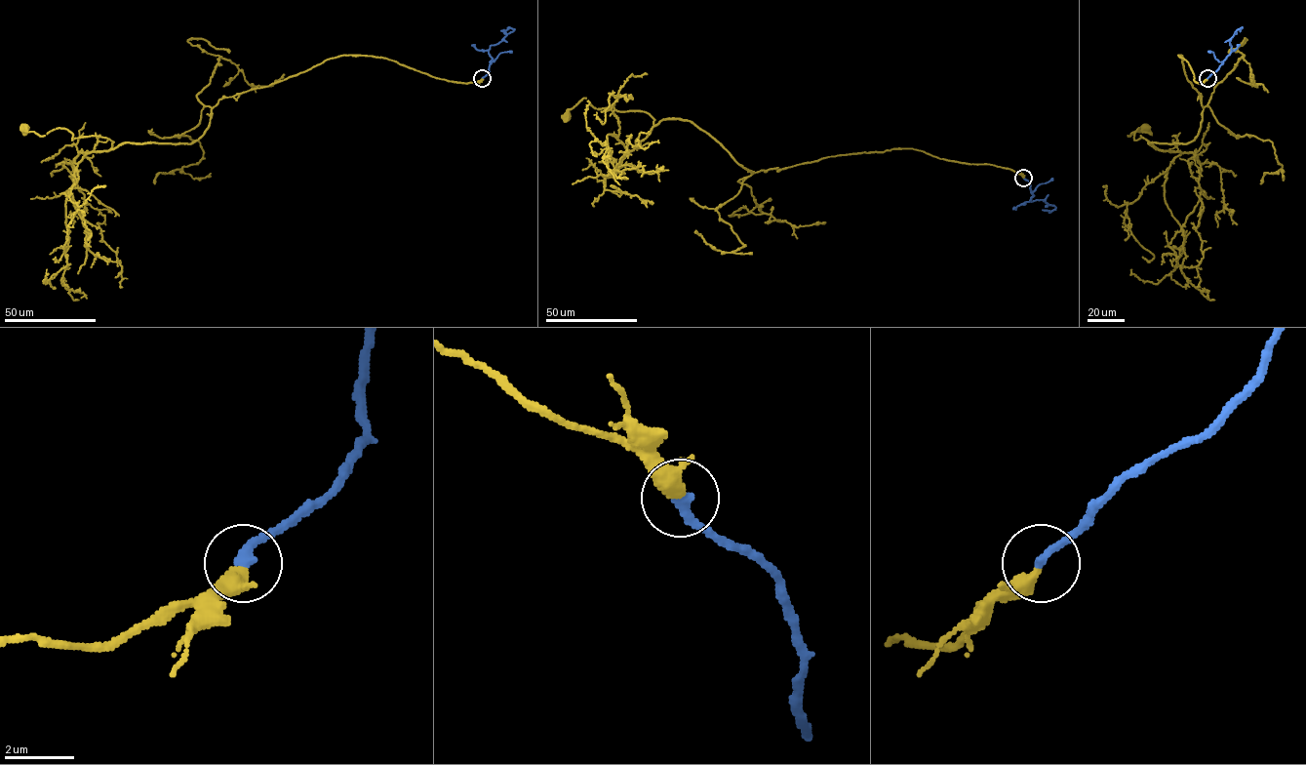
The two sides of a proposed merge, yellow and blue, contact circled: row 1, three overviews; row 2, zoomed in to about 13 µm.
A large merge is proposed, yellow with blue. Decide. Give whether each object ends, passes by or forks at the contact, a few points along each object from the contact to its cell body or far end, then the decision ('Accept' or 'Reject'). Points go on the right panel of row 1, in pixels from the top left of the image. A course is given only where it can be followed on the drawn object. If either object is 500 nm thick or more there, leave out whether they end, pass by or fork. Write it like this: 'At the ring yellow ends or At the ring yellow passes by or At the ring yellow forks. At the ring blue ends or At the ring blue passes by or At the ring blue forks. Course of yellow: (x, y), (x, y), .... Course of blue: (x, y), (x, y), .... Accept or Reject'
At the ring yellow passes by. At the ring blue ends. Course of yellow: (1207, 78), (1178, 56), (1203, 109), (1193, 140), (1127, 136), (1146, 128). Course of blue: (1207, 78), (1230, 54), (1230, 39), (1241, 27), (1240, 30). Accept

